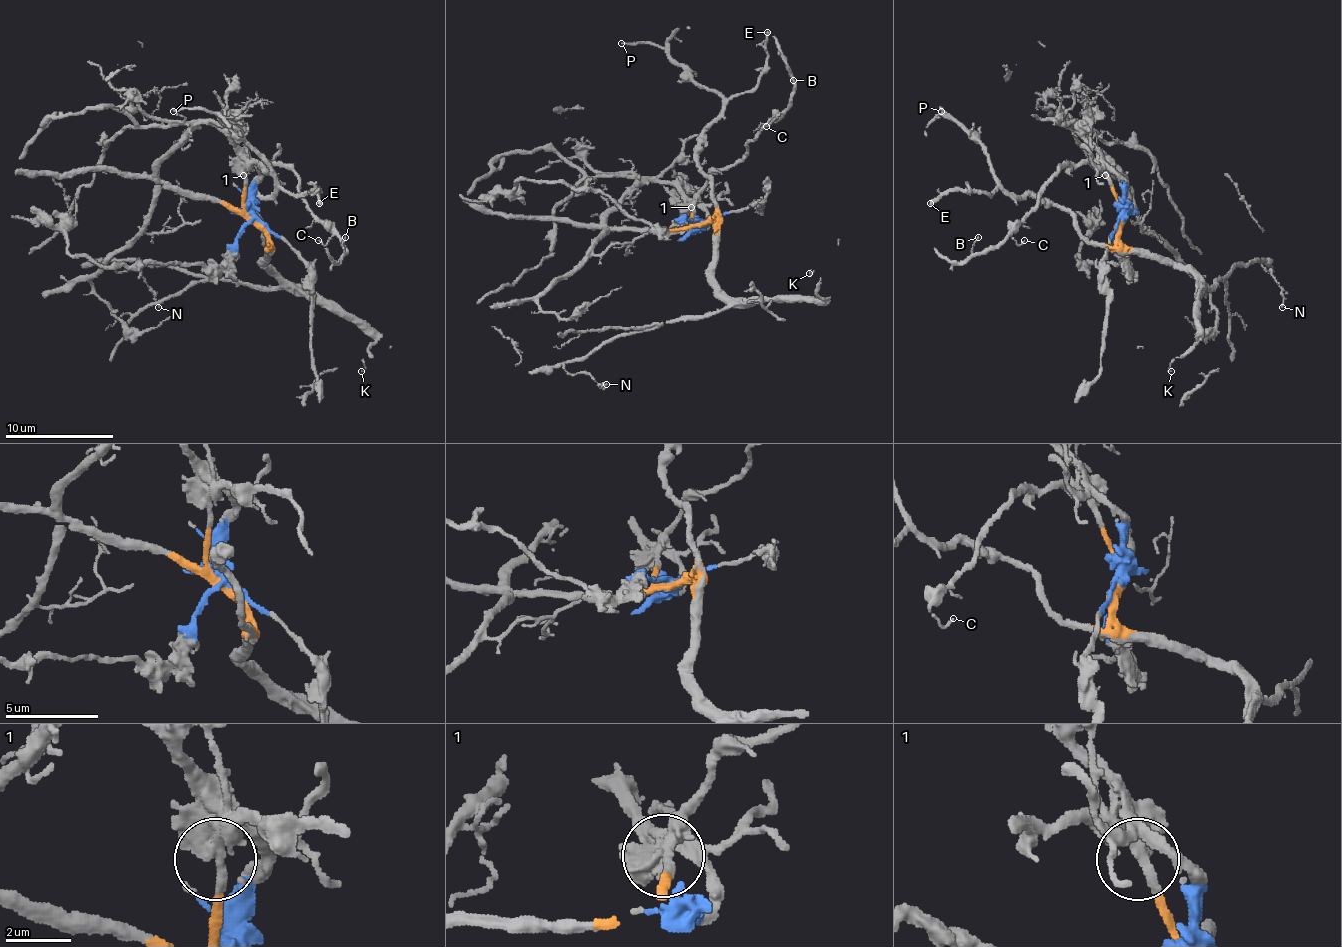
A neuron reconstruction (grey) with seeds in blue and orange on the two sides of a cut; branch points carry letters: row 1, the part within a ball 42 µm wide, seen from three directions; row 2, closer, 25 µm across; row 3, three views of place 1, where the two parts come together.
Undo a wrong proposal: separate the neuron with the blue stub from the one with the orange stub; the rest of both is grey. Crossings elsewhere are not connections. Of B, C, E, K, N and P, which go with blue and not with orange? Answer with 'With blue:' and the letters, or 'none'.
With blue: none

